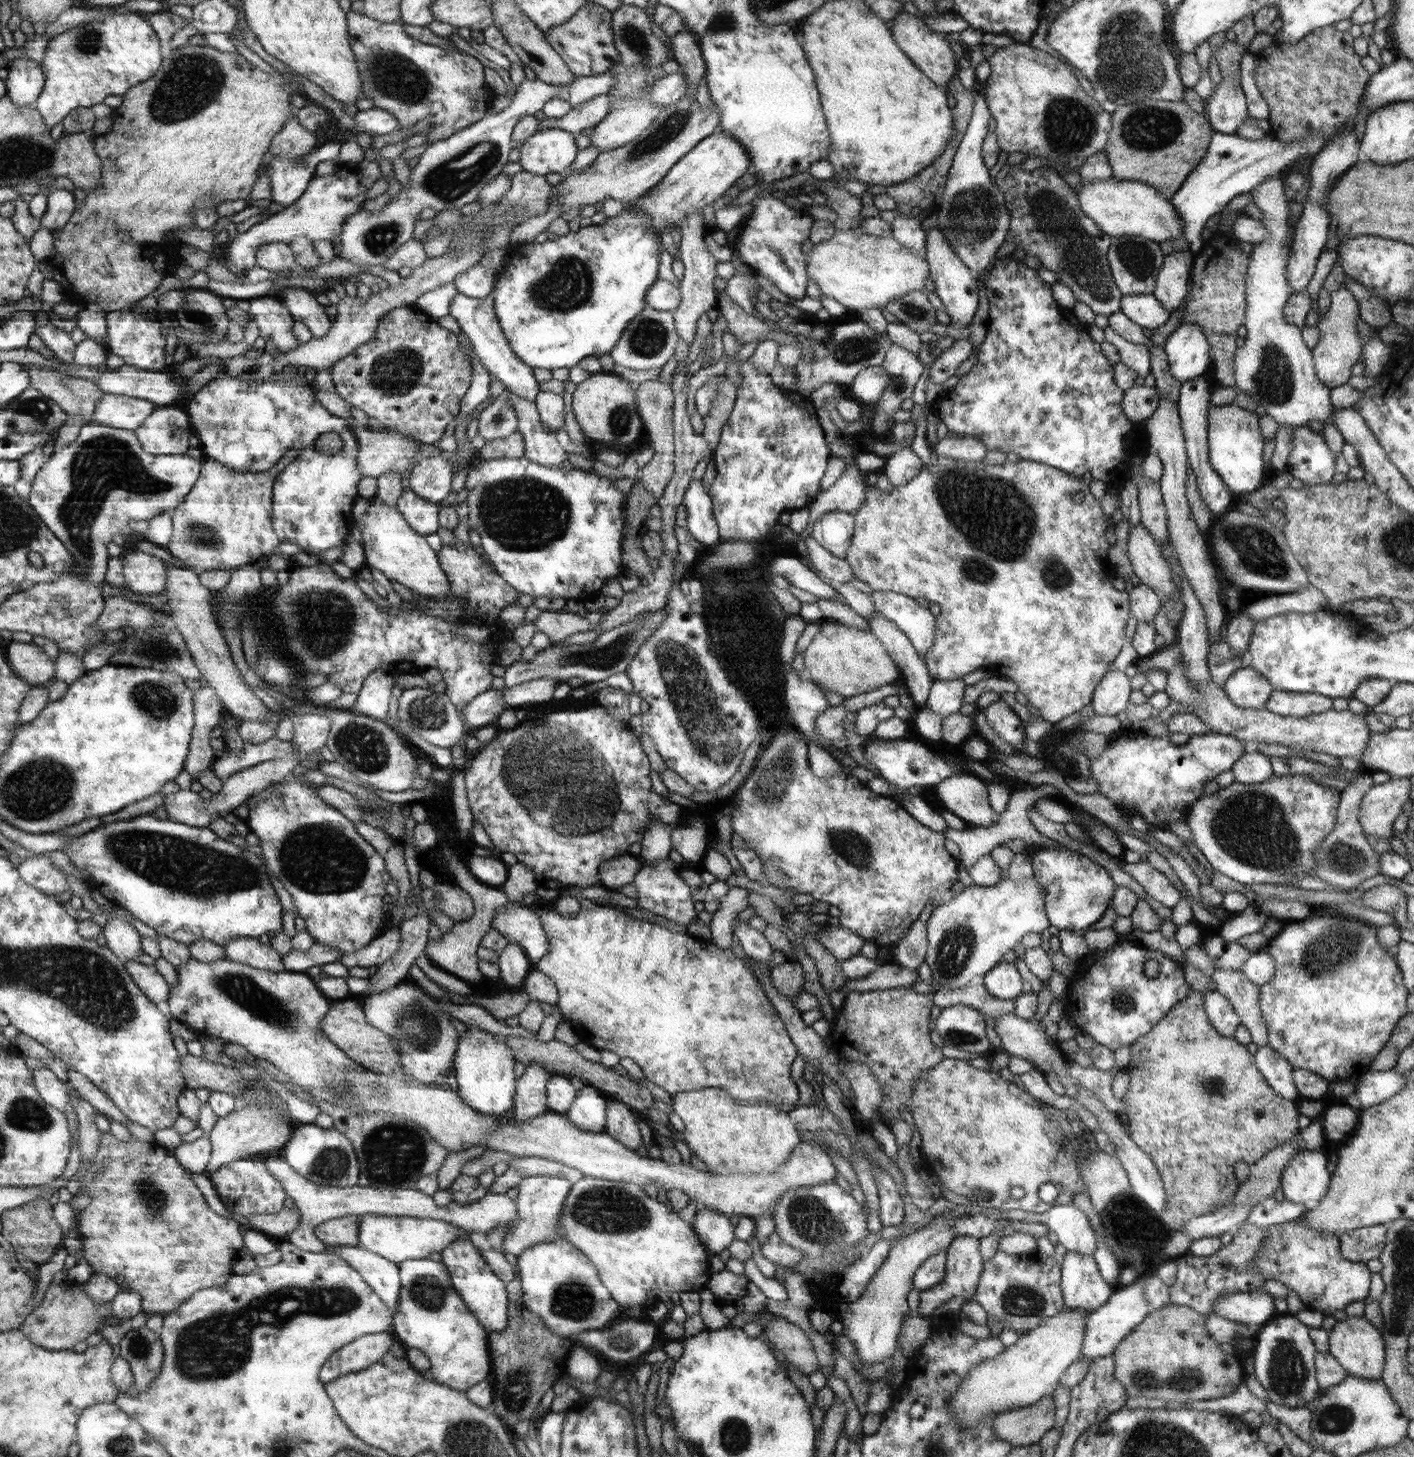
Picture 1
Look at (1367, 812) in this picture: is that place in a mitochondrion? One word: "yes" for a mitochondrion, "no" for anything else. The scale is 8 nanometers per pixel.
no

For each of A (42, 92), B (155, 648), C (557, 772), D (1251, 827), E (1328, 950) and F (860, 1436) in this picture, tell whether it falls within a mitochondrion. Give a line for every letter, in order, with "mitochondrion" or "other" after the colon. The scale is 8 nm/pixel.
A: other
B: mitochondrion
C: mitochondrion
D: mitochondrion
E: mitochondrion
F: other

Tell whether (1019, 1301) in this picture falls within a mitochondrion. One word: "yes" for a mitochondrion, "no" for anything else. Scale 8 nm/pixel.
yes

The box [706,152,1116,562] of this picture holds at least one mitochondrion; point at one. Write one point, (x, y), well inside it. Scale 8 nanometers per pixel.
(970, 218)

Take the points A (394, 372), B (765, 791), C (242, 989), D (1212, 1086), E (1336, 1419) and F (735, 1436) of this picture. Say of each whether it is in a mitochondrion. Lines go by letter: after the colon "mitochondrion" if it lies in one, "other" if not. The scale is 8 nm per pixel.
A: mitochondrion
B: mitochondrion
C: mitochondrion
D: mitochondrion
E: mitochondrion
F: mitochondrion

